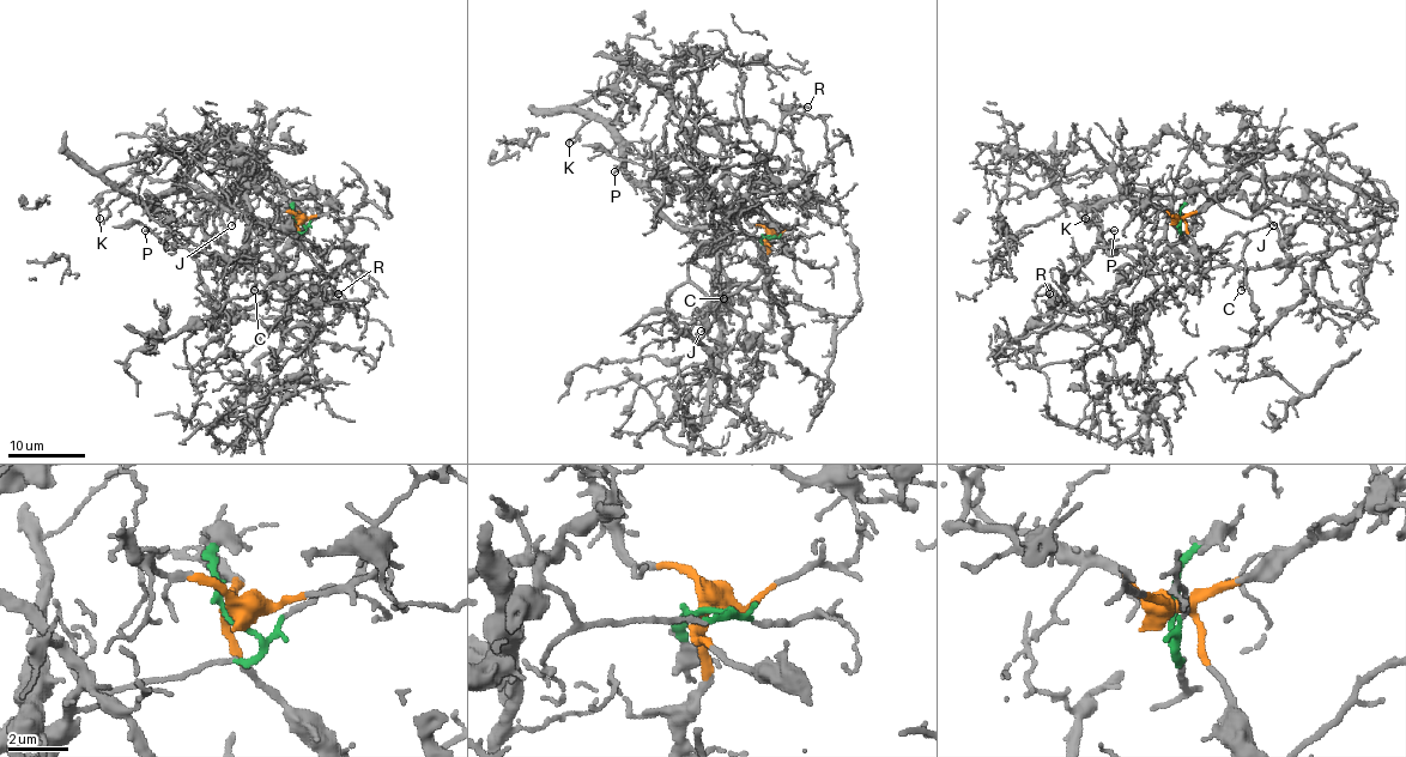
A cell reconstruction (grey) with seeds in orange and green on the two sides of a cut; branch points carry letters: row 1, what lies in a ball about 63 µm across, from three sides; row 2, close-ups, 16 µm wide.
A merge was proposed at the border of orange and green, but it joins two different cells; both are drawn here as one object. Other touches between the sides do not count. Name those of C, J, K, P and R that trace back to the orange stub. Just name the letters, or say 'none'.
J, P

